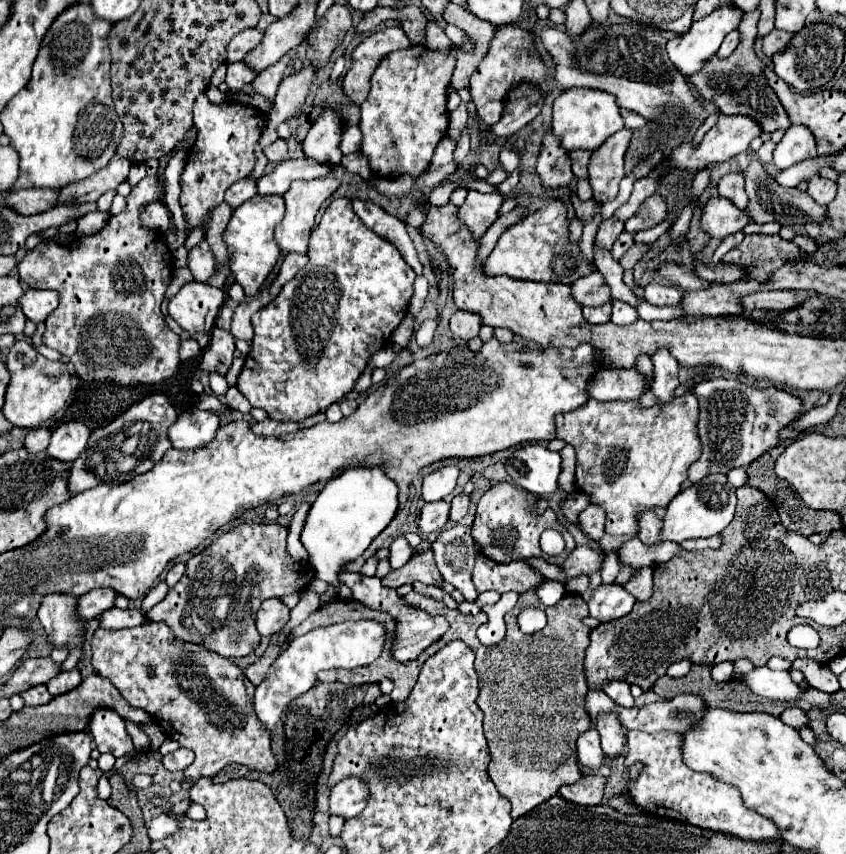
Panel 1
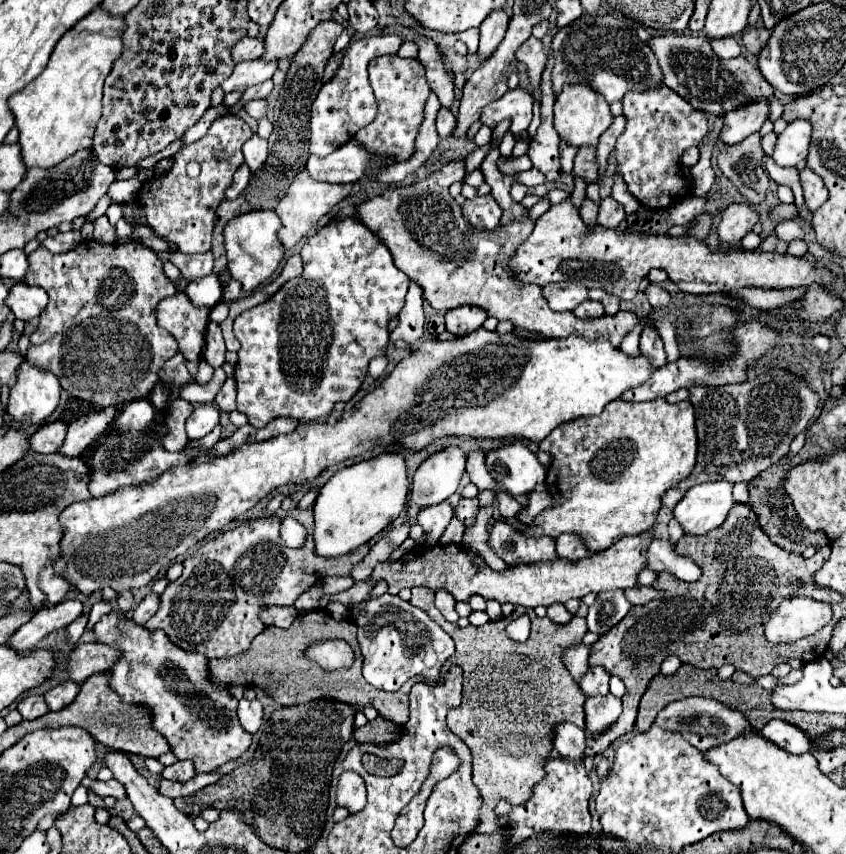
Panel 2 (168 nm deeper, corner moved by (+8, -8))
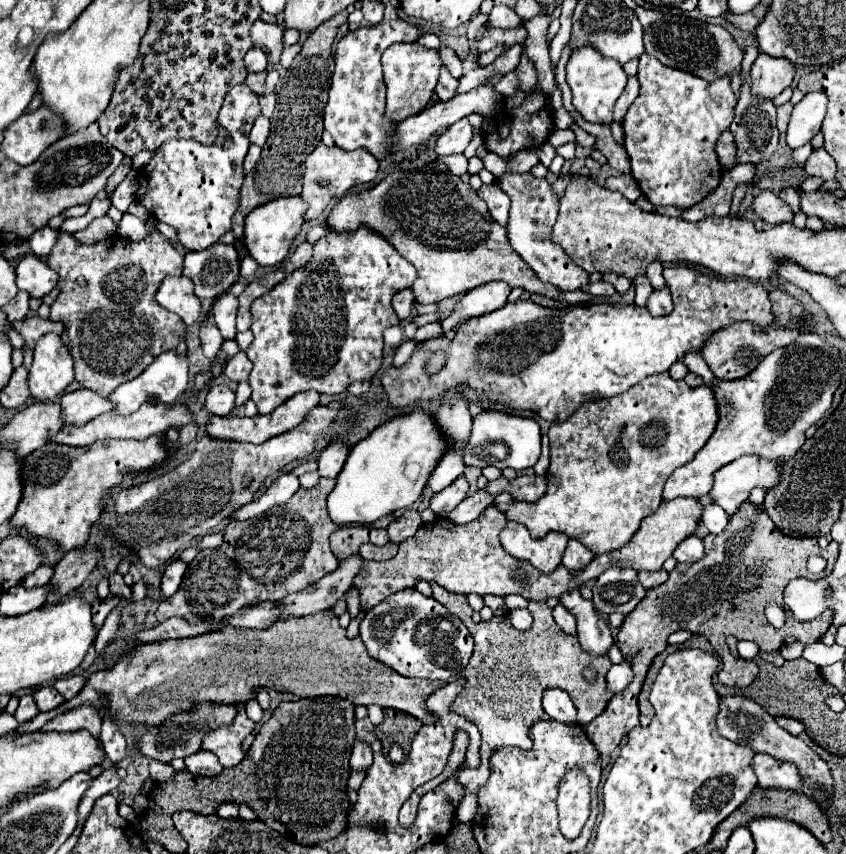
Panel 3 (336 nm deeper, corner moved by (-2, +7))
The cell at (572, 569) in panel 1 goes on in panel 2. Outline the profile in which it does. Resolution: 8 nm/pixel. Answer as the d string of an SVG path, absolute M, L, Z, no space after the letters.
M648 533L638 537L620 539L612 547L592 553L584 559L570 561L568 559L556 559L556 561L544 561L544 563L530 563L530 565L518 565L506 571L474 571L472 569L472 553L464 547L434 547L426 549L416 545L412 551L402 555L398 561L384 561L376 565L378 579L388 581L388 593L398 595L404 587L416 587L424 585L432 591L438 591L440 587L450 591L450 595L456 601L468 601L470 595L482 595L484 599L496 599L500 603L512 603L512 605L524 605L524 607L538 607L538 605L552 605L552 603L566 603L572 597L582 599L586 593L602 593L602 591L616 591L616 589L628 589L636 585L636 575L644 569L644 551L648 549L648 543L652 537Z

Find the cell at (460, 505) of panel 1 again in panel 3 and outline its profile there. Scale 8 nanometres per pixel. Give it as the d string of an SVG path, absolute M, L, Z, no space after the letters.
M522 474L514 480L508 480L504 476L500 476L498 480L492 480L488 482L486 490L490 494L502 494L502 492L508 492L512 494L514 500L524 500L524 502L534 502L538 500L544 490L546 490L546 478L544 476L528 476L528 474Z

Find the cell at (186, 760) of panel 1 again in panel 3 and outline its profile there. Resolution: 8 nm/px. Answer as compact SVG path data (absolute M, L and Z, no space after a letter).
M200 750L186 758L186 770L196 776L218 776L224 770L224 766L218 762L216 754Z

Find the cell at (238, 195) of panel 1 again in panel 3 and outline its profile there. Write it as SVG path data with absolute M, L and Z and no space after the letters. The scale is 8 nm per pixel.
M250 144L250 150L248 150L248 154L246 154L246 160L244 160L244 172L248 174L254 166L256 166L256 162L258 162L258 158L260 158L260 146L256 146L256 144Z

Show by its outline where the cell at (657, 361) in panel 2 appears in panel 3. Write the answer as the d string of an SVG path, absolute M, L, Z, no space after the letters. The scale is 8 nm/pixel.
M664 286L660 290L654 290L646 302L646 308L652 316L662 316L666 312L670 312L672 308L672 298L670 298L670 290Z

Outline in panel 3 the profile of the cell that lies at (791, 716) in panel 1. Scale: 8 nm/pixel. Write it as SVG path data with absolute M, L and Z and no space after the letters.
M782 716L782 718L776 718L776 722L778 722L786 732L790 732L790 734L794 734L794 736L798 736L800 732L804 732L804 724L798 722L798 720L794 720L794 718Z

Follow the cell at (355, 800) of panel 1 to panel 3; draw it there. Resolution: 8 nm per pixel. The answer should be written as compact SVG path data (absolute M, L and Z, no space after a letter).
M356 740L354 748L352 748L352 754L350 754L350 766L354 770L366 770L366 768L370 768L370 764L372 764L372 748L370 748L370 744Z

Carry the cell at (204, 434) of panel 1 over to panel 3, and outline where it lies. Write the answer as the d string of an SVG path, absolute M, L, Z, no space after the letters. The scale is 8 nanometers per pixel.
M224 384L210 386L206 394L206 410L216 416L228 416L236 408L236 392Z

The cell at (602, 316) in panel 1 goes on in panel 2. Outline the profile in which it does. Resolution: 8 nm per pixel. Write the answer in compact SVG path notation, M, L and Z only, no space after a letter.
M588 299L588 303L582 303L580 307L576 307L574 315L578 319L596 319L596 317L604 315L604 307L602 307L602 303Z

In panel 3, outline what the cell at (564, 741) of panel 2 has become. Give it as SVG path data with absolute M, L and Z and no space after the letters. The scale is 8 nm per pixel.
M546 688L542 696L544 712L560 722L576 722L576 708L570 696L560 688Z

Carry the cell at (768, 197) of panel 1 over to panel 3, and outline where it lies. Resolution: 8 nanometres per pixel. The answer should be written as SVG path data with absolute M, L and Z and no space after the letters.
M750 78L740 86L740 98L736 104L736 116L730 126L730 132L736 138L738 146L738 164L748 164L748 162L766 162L774 150L778 148L778 128L776 128L776 106L774 100L770 98L760 98L750 92Z

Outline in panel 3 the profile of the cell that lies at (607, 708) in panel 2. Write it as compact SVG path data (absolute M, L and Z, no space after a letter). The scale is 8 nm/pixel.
M624 658L620 664L612 664L612 668L608 672L608 678L606 678L608 680L608 688L614 694L618 694L618 692L622 692L630 684L632 676L634 676L632 664L630 664L628 658Z

